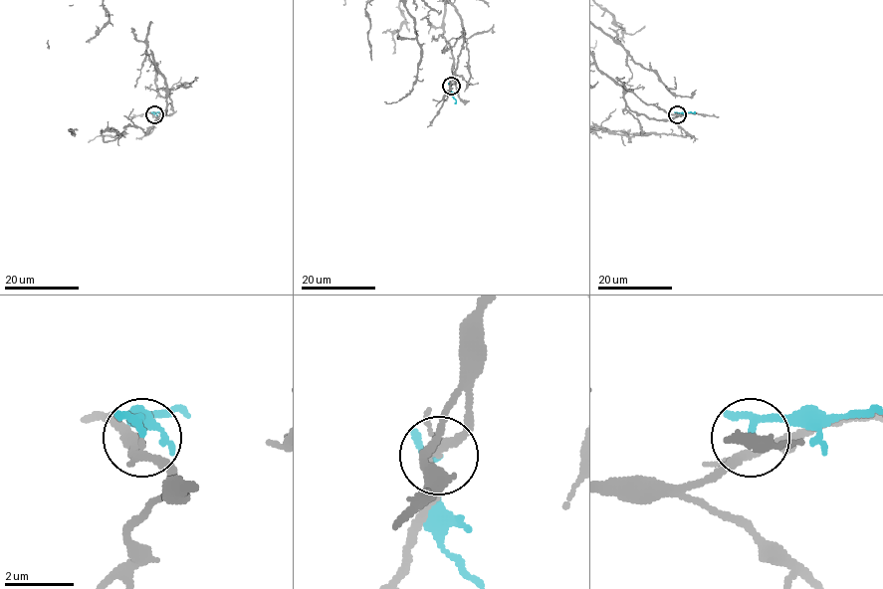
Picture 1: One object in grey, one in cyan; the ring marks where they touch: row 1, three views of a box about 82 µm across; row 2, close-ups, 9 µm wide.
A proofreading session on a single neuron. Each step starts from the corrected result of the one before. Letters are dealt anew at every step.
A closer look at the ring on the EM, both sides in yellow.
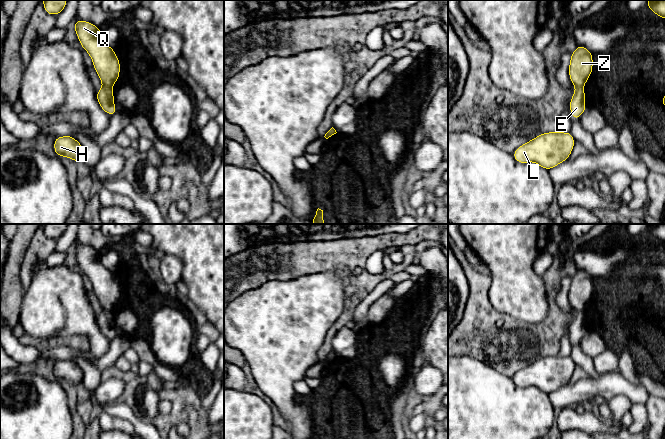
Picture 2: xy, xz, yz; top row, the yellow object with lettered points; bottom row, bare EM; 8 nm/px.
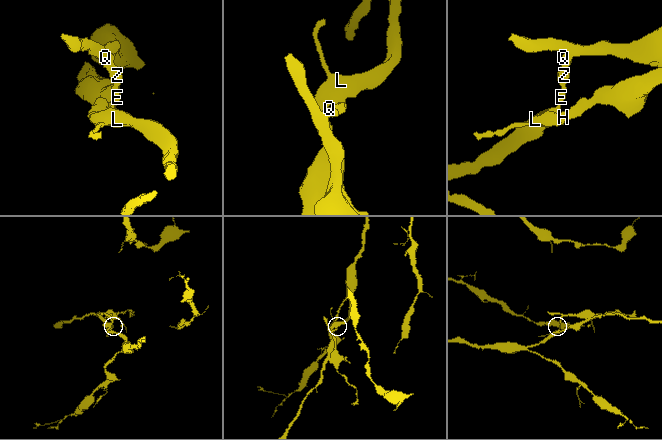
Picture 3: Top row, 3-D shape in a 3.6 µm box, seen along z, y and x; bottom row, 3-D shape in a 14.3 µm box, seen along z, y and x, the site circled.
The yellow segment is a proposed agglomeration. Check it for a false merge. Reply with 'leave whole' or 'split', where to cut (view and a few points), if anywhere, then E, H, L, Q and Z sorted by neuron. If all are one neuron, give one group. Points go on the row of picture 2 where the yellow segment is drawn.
split | xy (103, 84), (110, 87) | E H L / Q Z

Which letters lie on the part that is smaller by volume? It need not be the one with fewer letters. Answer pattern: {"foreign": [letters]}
{"foreign": ["Q", "Z"]}

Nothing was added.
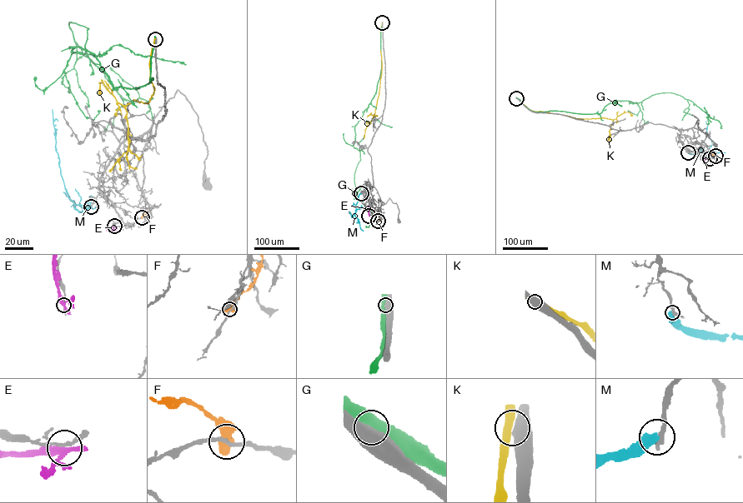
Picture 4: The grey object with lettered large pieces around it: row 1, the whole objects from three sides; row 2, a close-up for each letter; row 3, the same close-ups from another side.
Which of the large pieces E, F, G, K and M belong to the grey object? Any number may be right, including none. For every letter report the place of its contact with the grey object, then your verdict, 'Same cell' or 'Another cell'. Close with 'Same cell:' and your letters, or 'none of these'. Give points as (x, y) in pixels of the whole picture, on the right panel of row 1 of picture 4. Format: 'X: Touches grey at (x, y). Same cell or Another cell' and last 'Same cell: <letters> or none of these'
E: Touches grey at (710, 158). Another cell
F: Touches grey at (715, 156). Another cell
G: Touches grey at (516, 97). Another cell
K: Touches grey at (516, 98). Another cell
M: Touches grey at (688, 152). Another cell
Same cell: none of these

